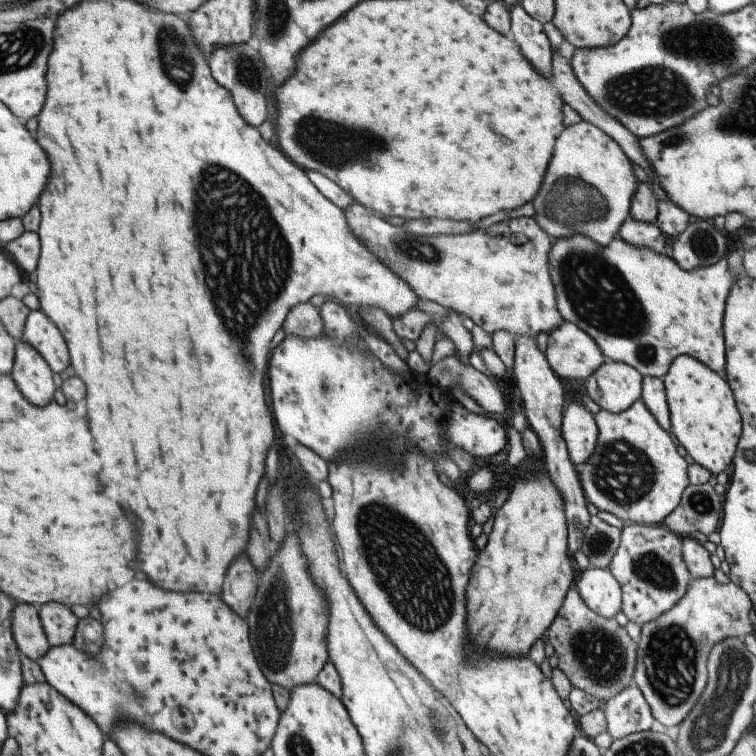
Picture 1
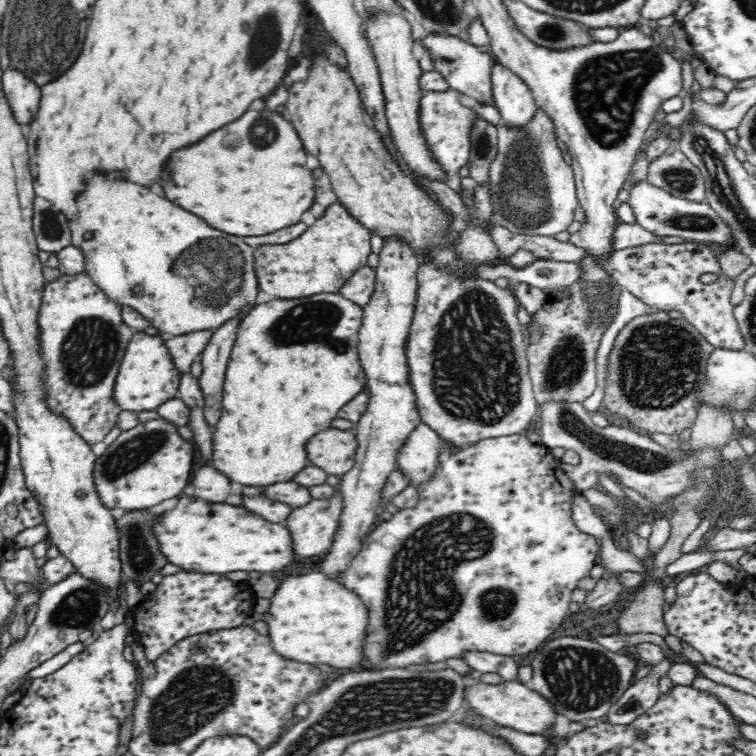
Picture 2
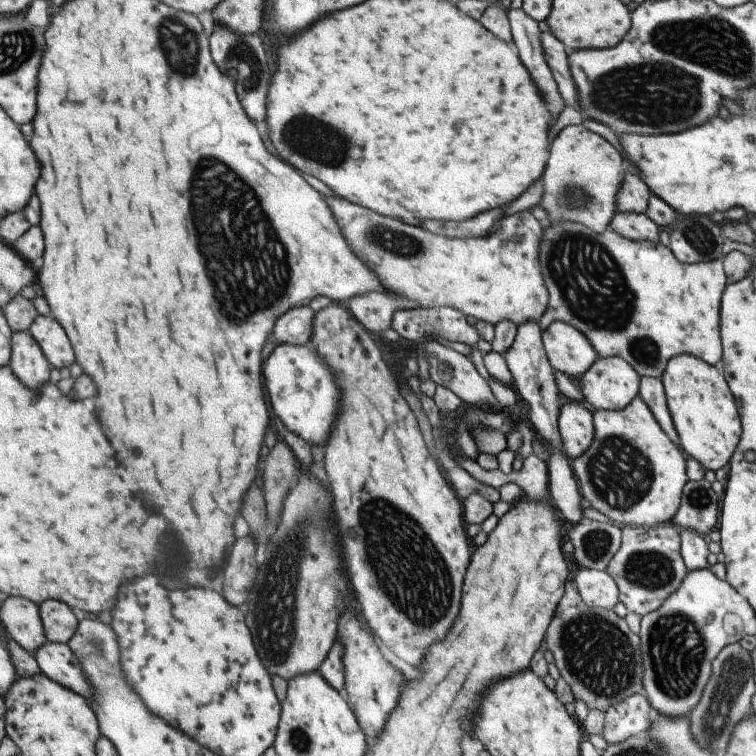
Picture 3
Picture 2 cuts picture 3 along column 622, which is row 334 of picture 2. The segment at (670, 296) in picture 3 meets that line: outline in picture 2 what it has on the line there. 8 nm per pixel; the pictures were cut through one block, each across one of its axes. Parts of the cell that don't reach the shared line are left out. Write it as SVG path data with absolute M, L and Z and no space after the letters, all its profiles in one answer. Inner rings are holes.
M338 293L318 294L308 298L292 300L275 298L273 301L257 304L246 312L245 317L239 322L238 334L228 363L226 382L222 399L222 417L213 428L213 458L210 464L225 474L234 485L269 486L276 482L286 482L306 467L308 457L306 449L312 436L330 428L332 420L337 418L338 412L350 400L367 390L368 379L363 371L358 354L359 332L362 326L363 307Z

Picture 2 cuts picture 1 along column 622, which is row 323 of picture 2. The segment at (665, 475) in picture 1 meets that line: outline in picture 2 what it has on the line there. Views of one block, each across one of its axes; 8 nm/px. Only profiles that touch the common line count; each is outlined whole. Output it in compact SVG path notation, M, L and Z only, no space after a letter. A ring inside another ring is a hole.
M426 260L419 265L417 281L416 308L414 316L412 316L410 330L408 330L408 338L406 338L406 365L408 365L409 386L413 389L421 422L435 430L438 437L445 443L450 444L453 450L465 449L490 438L529 432L531 430L530 424L531 426L536 424L535 417L540 414L540 409L534 399L533 385L528 374L525 334L522 332L518 317L516 317L519 302L513 293L512 286L501 288L491 280L477 278L474 274L467 276L467 274L455 270L454 262L439 267L432 260Z

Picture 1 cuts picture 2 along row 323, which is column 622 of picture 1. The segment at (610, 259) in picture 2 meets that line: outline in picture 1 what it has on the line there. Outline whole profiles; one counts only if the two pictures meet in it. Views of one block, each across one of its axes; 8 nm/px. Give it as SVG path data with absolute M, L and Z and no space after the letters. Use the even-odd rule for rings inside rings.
M623 688L623 692L604 702L601 709L611 740L649 731L654 720L643 695L636 689Z

